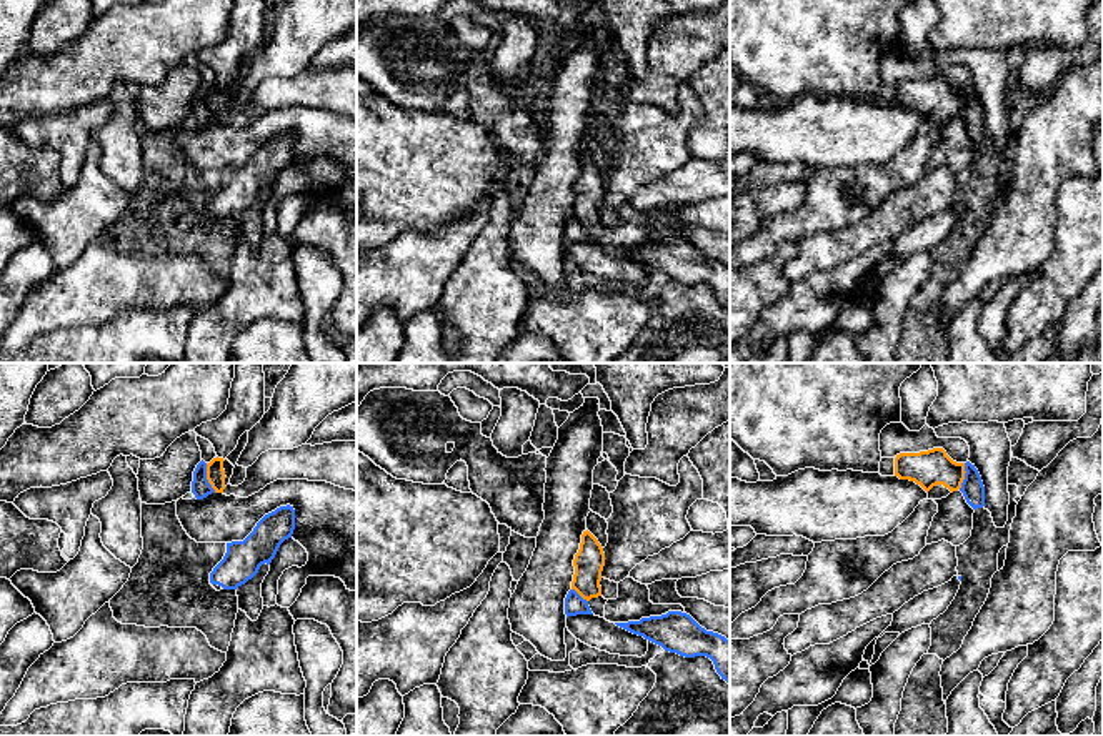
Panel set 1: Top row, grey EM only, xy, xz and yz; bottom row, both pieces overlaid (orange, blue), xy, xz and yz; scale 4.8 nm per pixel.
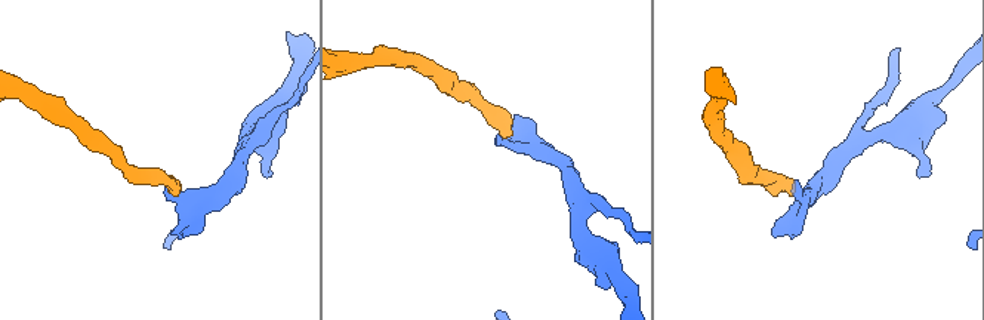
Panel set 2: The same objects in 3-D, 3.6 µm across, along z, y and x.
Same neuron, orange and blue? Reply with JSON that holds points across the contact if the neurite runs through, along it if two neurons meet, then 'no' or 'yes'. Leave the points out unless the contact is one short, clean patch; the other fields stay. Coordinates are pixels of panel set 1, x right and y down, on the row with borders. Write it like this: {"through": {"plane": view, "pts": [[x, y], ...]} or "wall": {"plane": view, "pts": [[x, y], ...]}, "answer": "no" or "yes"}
{"wall": {"plane": "xy", "pts": [[205, 463], [205, 478], [215, 492]]}, "answer": "no"}

